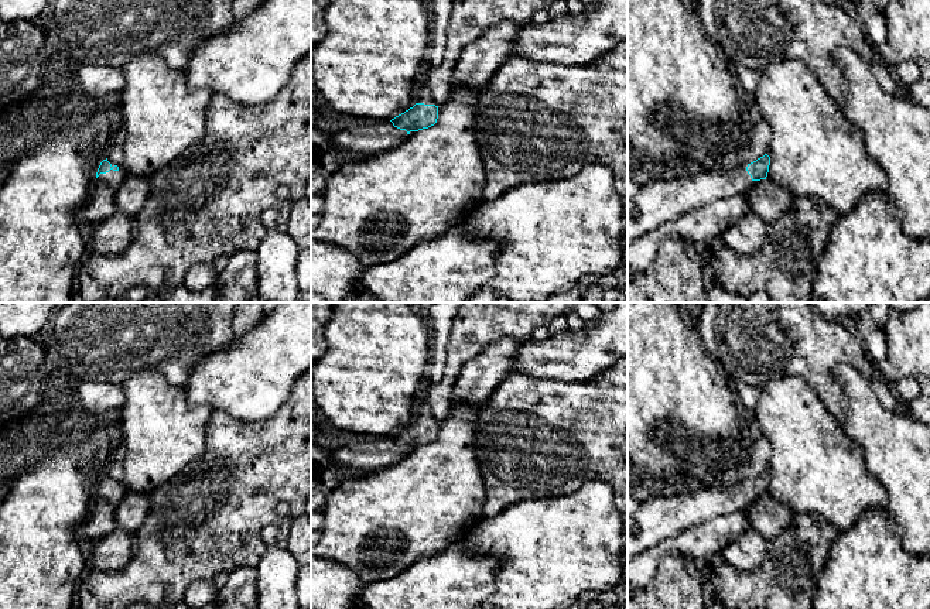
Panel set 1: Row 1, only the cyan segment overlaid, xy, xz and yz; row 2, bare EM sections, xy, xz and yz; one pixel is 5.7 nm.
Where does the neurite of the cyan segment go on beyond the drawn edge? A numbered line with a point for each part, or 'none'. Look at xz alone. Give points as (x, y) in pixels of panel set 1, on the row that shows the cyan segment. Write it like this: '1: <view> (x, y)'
1: xz (423, 95)

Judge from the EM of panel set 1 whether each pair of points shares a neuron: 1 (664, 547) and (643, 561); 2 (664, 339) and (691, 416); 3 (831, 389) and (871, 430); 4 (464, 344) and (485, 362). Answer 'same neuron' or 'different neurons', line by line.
1: same neuron
2: same neuron
3: different neurons
4: different neurons

